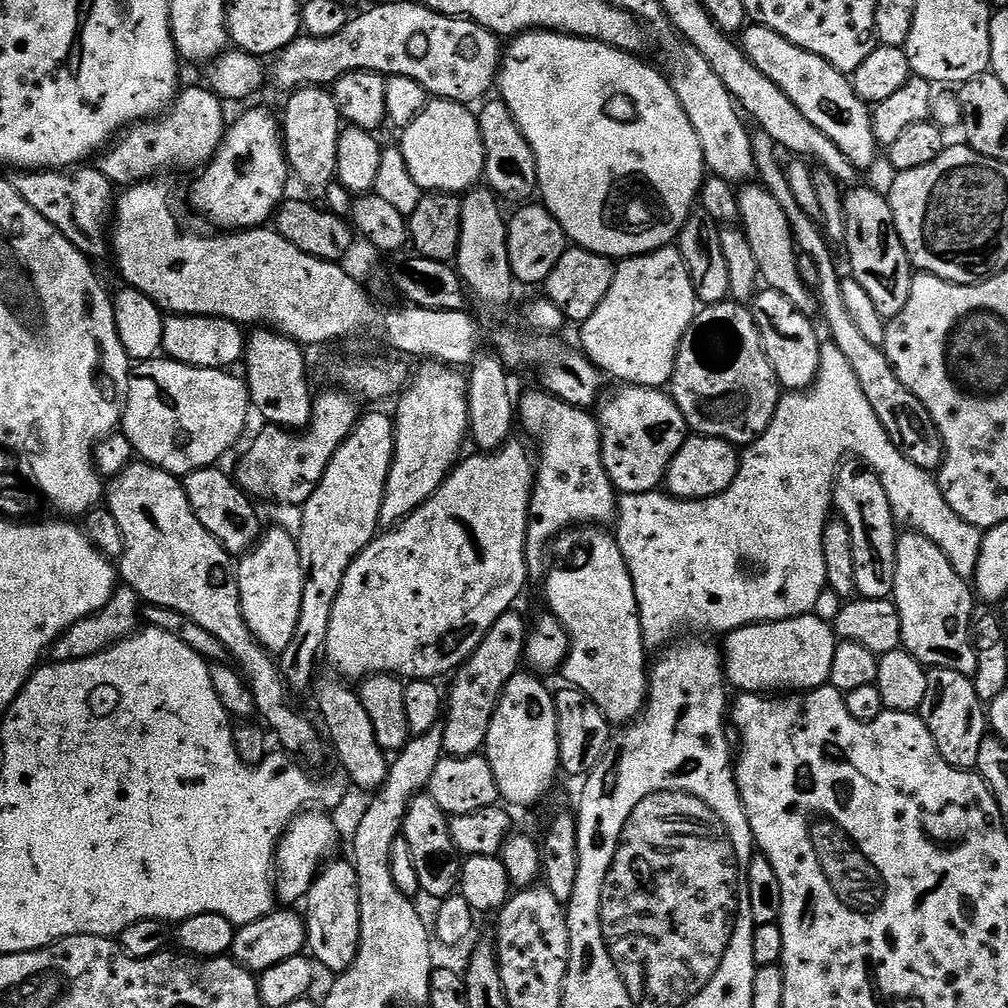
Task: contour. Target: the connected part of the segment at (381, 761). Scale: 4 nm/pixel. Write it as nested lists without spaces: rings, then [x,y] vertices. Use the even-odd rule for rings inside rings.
[[[321,679],[314,688],[316,708],[324,719],[323,731],[326,736],[328,731],[327,739],[330,741],[331,751],[332,748],[336,751],[336,758],[344,767],[345,774],[352,779],[353,786],[369,794],[375,793],[388,777],[389,757],[378,746],[378,738],[374,738],[374,722],[370,722],[370,714],[366,714],[366,706],[362,706],[359,695],[353,689],[351,692],[348,689],[351,687],[343,679],[335,679]]]

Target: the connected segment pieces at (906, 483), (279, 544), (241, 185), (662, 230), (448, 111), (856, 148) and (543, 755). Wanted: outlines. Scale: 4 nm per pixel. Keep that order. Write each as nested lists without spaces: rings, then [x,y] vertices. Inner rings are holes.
[[[824,342],[820,346],[818,374],[815,382],[802,392],[789,391],[787,394],[781,395],[778,406],[774,410],[774,418],[770,422],[768,429],[753,444],[747,445],[743,449],[738,474],[734,478],[734,482],[730,482],[730,486],[726,491],[705,500],[677,500],[675,496],[667,495],[660,490],[647,492],[646,494],[621,495],[619,497],[614,517],[614,525],[616,524],[614,535],[618,546],[622,550],[622,558],[626,558],[626,566],[628,567],[630,578],[634,582],[634,594],[640,611],[645,649],[663,649],[665,646],[671,645],[679,637],[676,635],[679,632],[686,631],[687,628],[709,628],[712,632],[727,634],[751,624],[769,624],[779,620],[789,620],[795,616],[806,616],[815,613],[818,594],[822,594],[828,588],[826,557],[822,555],[822,534],[824,533],[825,525],[828,524],[830,519],[832,482],[836,479],[838,465],[847,456],[867,464],[872,471],[878,474],[878,478],[890,498],[892,516],[896,519],[897,525],[907,526],[911,531],[930,538],[930,542],[934,542],[934,546],[938,546],[938,550],[942,550],[942,554],[946,554],[946,558],[950,558],[950,566],[954,566],[954,570],[963,580],[971,581],[975,577],[978,554],[984,541],[984,532],[979,528],[975,528],[970,522],[958,518],[958,514],[954,514],[954,510],[950,510],[950,506],[940,490],[937,477],[933,473],[926,471],[922,466],[914,466],[914,462],[910,462],[910,458],[906,458],[902,454],[902,450],[898,450],[898,446],[894,446],[894,442],[890,442],[890,434],[886,434],[886,430],[882,430],[882,422],[878,422],[878,414],[874,414],[866,394],[862,394],[862,386],[858,386],[858,378],[854,375],[854,370],[850,366],[849,360],[842,355],[842,350],[838,350],[838,346],[834,346],[830,342]]]
[[[284,528],[267,529],[252,550],[239,557],[235,570],[242,614],[250,634],[267,652],[279,654],[286,650],[302,610],[302,558],[297,537]]]
[[[252,108],[227,125],[224,143],[192,186],[193,204],[218,230],[263,228],[284,203],[290,181],[282,124],[268,108]]]
[[[533,30],[521,32],[509,44],[512,45],[503,49],[500,61],[498,96],[506,102],[510,114],[514,114],[514,122],[518,122],[526,142],[530,142],[530,150],[534,150],[539,199],[548,212],[558,218],[569,241],[577,248],[585,248],[609,258],[645,256],[648,252],[657,252],[659,248],[669,247],[679,237],[689,216],[693,215],[694,205],[700,195],[700,186],[706,179],[706,169],[698,134],[694,134],[694,126],[690,126],[690,118],[686,118],[686,110],[682,110],[682,102],[678,102],[678,94],[674,94],[667,75],[661,69],[659,72],[658,69],[651,68],[646,61],[640,60],[644,58],[639,55],[623,52],[614,46],[606,46],[602,42],[587,40],[581,36],[564,36],[560,32]]]
[[[432,98],[407,128],[398,147],[418,186],[432,194],[463,194],[479,185],[484,175],[480,121],[471,107],[456,100]]]
[[[752,24],[745,27],[738,43],[743,48],[746,58],[846,154],[846,158],[858,170],[868,168],[876,160],[878,143],[872,130],[872,112],[864,99],[856,93],[853,81],[843,72],[839,72],[830,62],[826,62],[818,54],[810,54],[794,42],[782,38],[769,28],[763,28],[761,24]]]
[[[524,670],[510,678],[494,710],[482,749],[490,762],[490,770],[494,770],[500,800],[508,806],[517,804],[520,808],[528,808],[538,803],[551,790],[560,772],[556,701],[553,693],[548,693],[547,686],[539,679],[543,680],[539,675]]]

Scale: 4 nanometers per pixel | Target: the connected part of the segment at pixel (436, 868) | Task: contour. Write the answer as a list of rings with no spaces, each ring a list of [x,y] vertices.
[[[423,792],[408,805],[401,828],[402,839],[407,842],[414,860],[420,891],[425,897],[428,895],[434,900],[447,899],[459,887],[462,858],[453,844],[448,821],[447,813],[434,802],[432,796]]]

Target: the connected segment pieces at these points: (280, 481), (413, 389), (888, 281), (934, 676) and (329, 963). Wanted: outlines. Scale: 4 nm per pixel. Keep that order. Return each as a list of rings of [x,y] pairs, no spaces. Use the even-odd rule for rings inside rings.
[[[324,392],[315,397],[312,422],[306,434],[268,424],[253,438],[244,461],[234,471],[236,485],[247,496],[257,501],[277,500],[280,504],[302,506],[310,494],[314,494],[318,482],[322,482],[322,474],[326,474],[330,458],[334,458],[338,446],[342,446],[345,438],[352,433],[358,419],[357,401],[336,392]]]
[[[435,362],[421,363],[421,368],[415,369],[414,375],[411,377],[410,383],[405,387],[402,395],[395,401],[396,412],[394,411],[394,423],[396,425],[396,453],[392,459],[392,465],[390,466],[390,474],[386,478],[386,490],[384,491],[384,497],[382,498],[382,510],[380,511],[380,522],[384,526],[395,526],[404,520],[412,513],[416,512],[422,507],[425,502],[429,500],[433,494],[435,494],[440,488],[440,484],[448,473],[456,467],[458,463],[458,457],[461,455],[460,447],[463,446],[464,440],[466,444],[466,437],[468,436],[468,381],[463,375],[459,376],[455,367],[438,364]]]
[[[856,186],[844,192],[845,230],[842,244],[843,247],[848,247],[848,264],[852,267],[851,279],[856,280],[858,286],[862,286],[862,290],[866,290],[866,294],[870,294],[870,298],[874,298],[874,306],[878,309],[878,314],[891,318],[899,314],[902,306],[906,306],[906,298],[910,298],[914,269],[898,238],[898,230],[894,226],[894,218],[887,199],[881,193],[879,196],[872,188],[860,187]]]
[[[945,668],[931,669],[926,682],[926,698],[922,702],[918,715],[930,730],[947,764],[965,770],[976,768],[978,750],[982,750],[982,742],[989,731],[990,720],[986,715],[985,701],[978,698],[971,676],[963,676]]]
[[[347,859],[335,860],[325,863],[317,872],[306,897],[307,951],[323,971],[325,968],[326,971],[332,972],[331,974],[339,974],[347,970],[354,962],[360,945],[358,874],[356,868]]]

